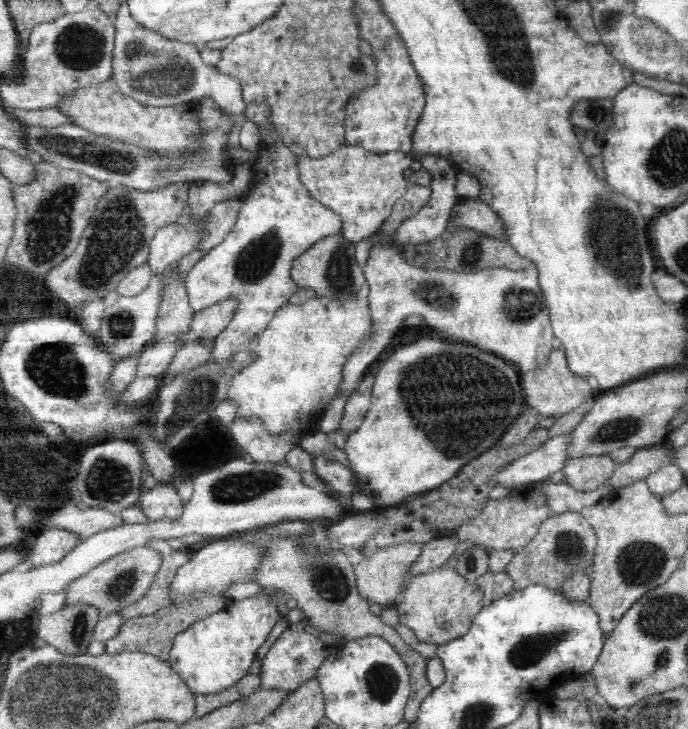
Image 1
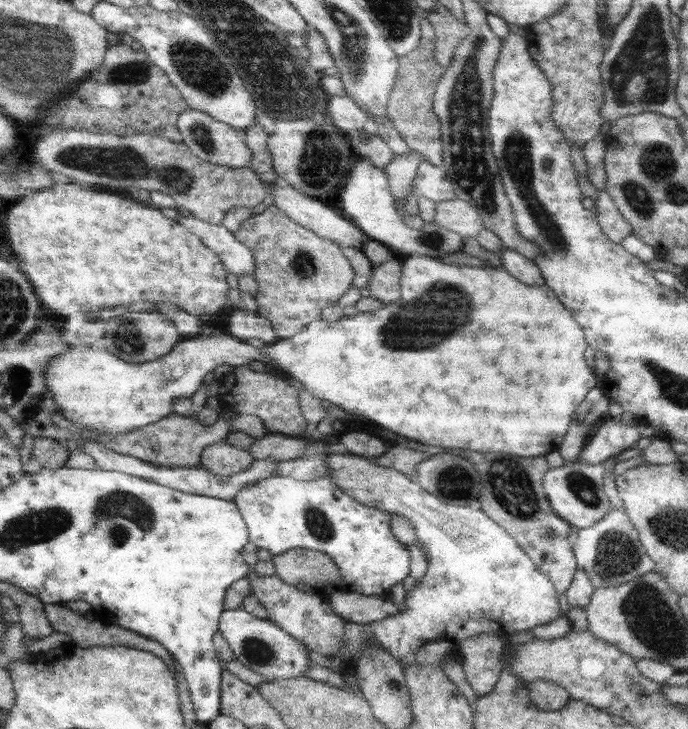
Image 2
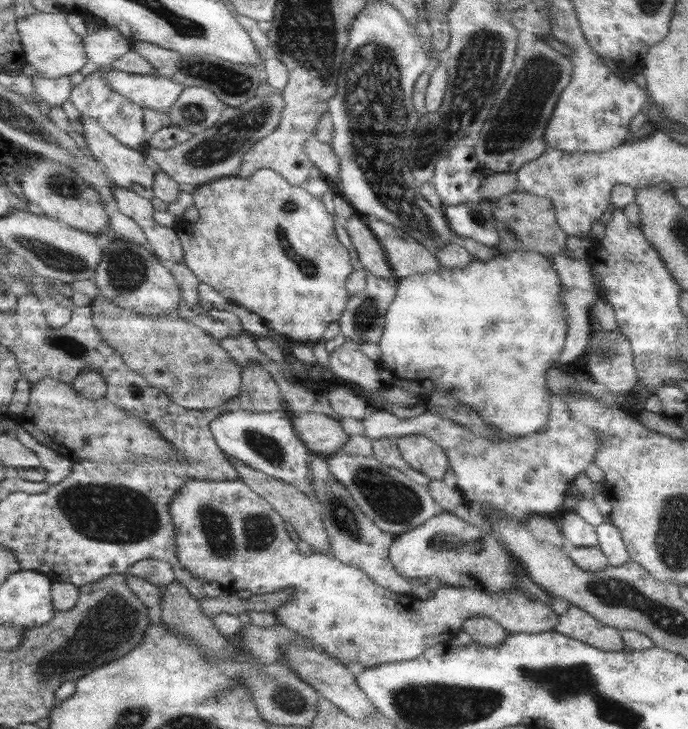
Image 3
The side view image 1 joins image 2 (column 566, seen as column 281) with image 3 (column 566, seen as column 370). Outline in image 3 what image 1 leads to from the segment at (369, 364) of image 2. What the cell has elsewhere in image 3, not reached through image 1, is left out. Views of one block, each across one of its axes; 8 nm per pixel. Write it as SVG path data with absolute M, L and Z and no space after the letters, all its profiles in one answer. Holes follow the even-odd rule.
M509 250L506 253L500 253L492 259L474 260L464 268L446 268L441 266L436 272L426 272L424 274L413 274L407 278L395 280L395 297L392 304L388 307L385 314L384 330L379 342L382 356L377 363L377 371L384 388L403 388L408 394L418 396L421 402L426 403L428 397L434 390L444 390L450 394L456 394L462 402L468 406L476 408L476 412L484 418L490 430L498 435L526 436L532 435L537 431L543 430L548 422L548 413L550 412L550 396L546 390L546 370L554 366L554 362L560 360L562 348L568 332L567 312L561 296L560 277L554 270L553 264L543 254L532 250Z

